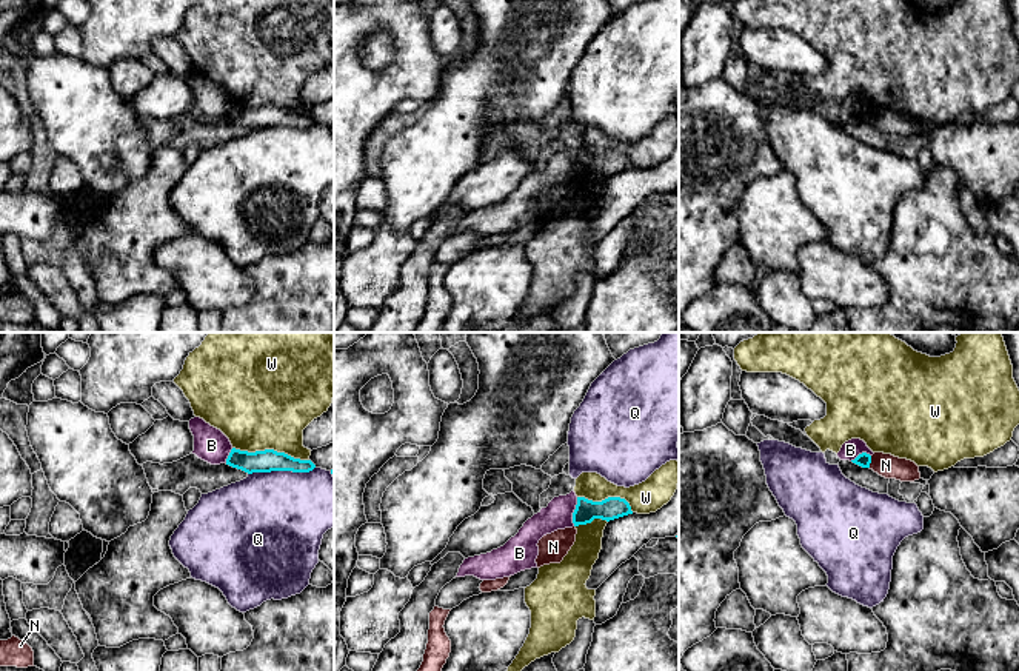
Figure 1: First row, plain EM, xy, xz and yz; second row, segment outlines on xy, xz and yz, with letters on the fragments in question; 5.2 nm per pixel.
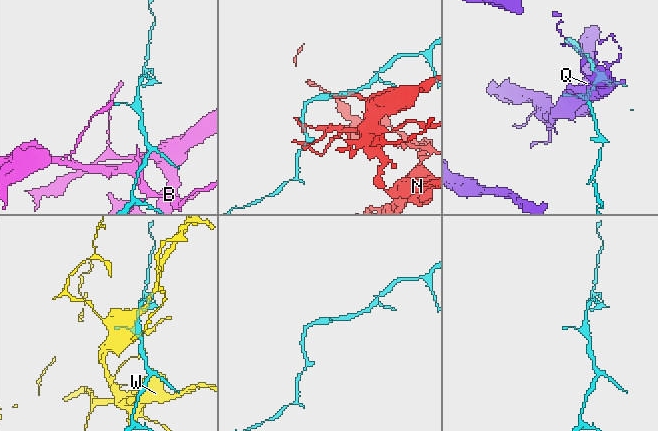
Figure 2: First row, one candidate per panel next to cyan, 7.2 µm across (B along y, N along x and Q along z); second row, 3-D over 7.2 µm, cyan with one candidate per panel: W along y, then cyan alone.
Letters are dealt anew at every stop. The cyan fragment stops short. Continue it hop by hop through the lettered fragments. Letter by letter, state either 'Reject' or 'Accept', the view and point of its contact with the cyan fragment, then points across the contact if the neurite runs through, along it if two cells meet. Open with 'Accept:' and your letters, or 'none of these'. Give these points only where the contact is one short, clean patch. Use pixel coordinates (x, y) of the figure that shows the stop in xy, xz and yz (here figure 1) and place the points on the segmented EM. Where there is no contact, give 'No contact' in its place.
Accept: none of these
B: Reject. Touches cyan at xz (574, 511). Boundary: xz (577, 497), (573, 525)
N: Reject. Touches cyan at yz (870, 462). Boundary: yz (871, 456), (868, 467)
Q: Reject. Touches cyan at xy (280, 470)
W: Reject. Touches cyan at xy (271, 450). Boundary: xy (233, 447), (242, 451), (276, 450), (308, 460)

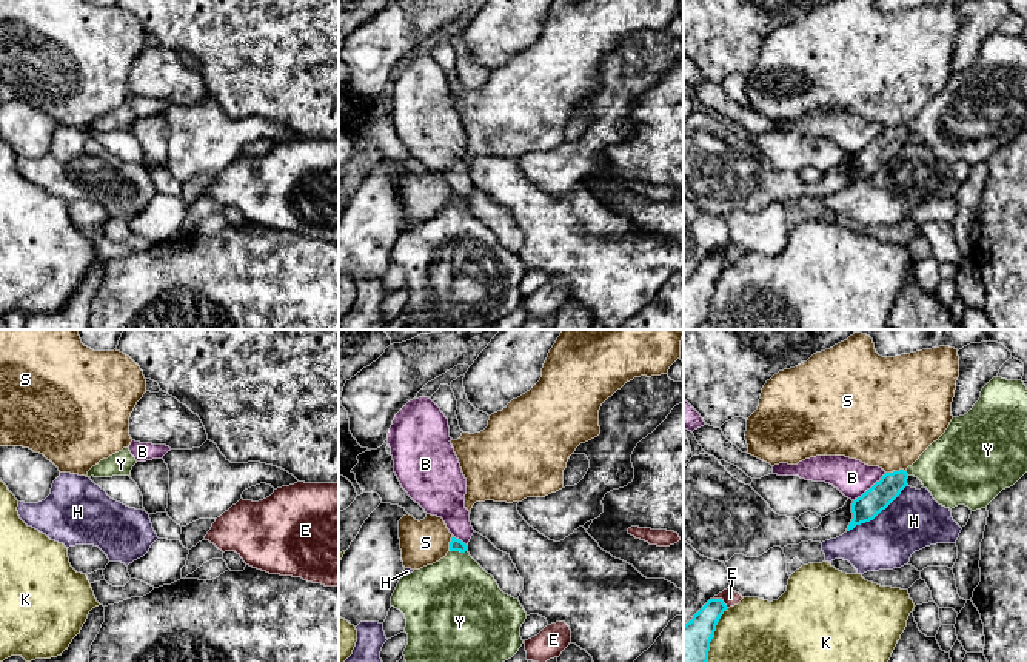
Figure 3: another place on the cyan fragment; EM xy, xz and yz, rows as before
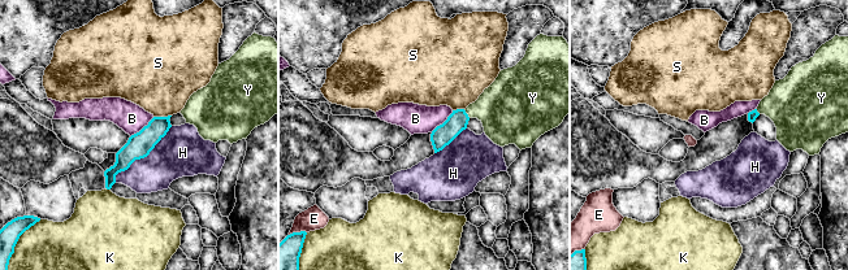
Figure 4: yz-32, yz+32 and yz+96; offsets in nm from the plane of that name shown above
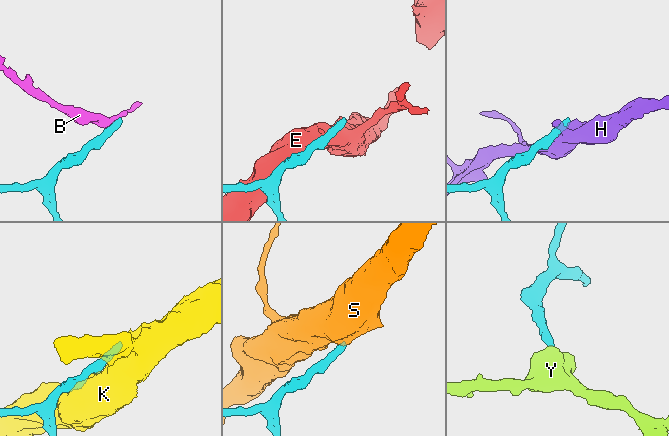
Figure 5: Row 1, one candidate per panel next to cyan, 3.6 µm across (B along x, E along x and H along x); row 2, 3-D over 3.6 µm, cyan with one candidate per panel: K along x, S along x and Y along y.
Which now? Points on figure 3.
Accept: Y
B: Reject. Touches cyan at yz (870, 488). Boundary: yz (886, 473), (853, 501)
E: Reject. Touches cyan at yz (721, 599)
H: Reject. Touches cyan at yz (876, 514)
K: Reject. Touches cyan at yz (713, 635)
S: Reject. Touches cyan at yz (895, 471). Boundary: yz (906, 470), (886, 473)
Y: Accept. Touches cyan at xz (459, 550). Path across: xz (454, 545), (459, 550), (454, 598)

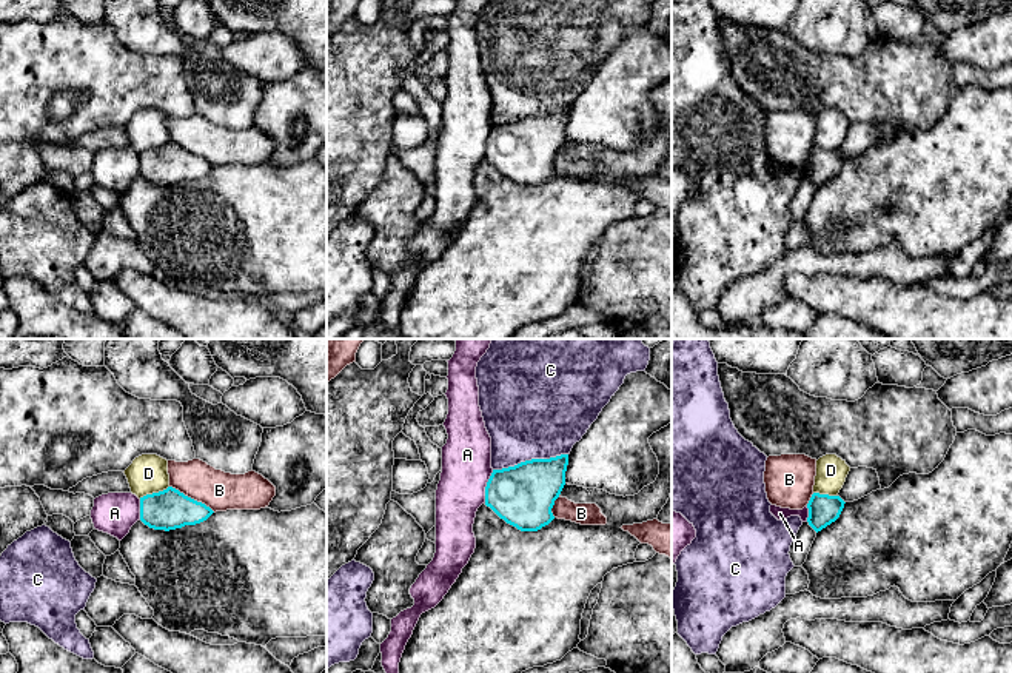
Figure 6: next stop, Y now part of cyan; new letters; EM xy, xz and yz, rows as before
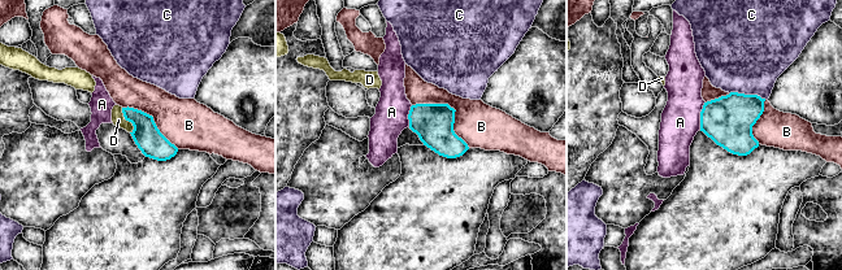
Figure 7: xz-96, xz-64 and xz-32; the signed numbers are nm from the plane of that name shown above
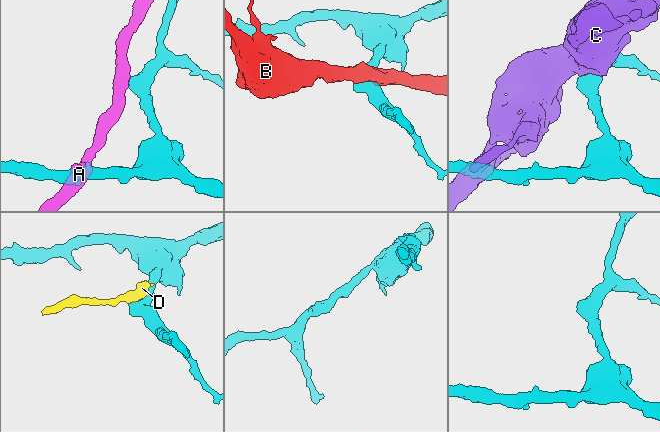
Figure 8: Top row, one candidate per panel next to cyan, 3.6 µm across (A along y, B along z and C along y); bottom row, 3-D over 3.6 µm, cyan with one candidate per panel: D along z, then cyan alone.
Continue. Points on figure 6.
Accept: none of these
A: Reject. Touches cyan at xz (485, 487). Boundary: xz (493, 470), (485, 487), (484, 502)
B: Reject. Touches cyan at xy (193, 499)
C: Reject. Touches cyan at xz (532, 459)
D: Reject. Touches cyan at xy (153, 493)

